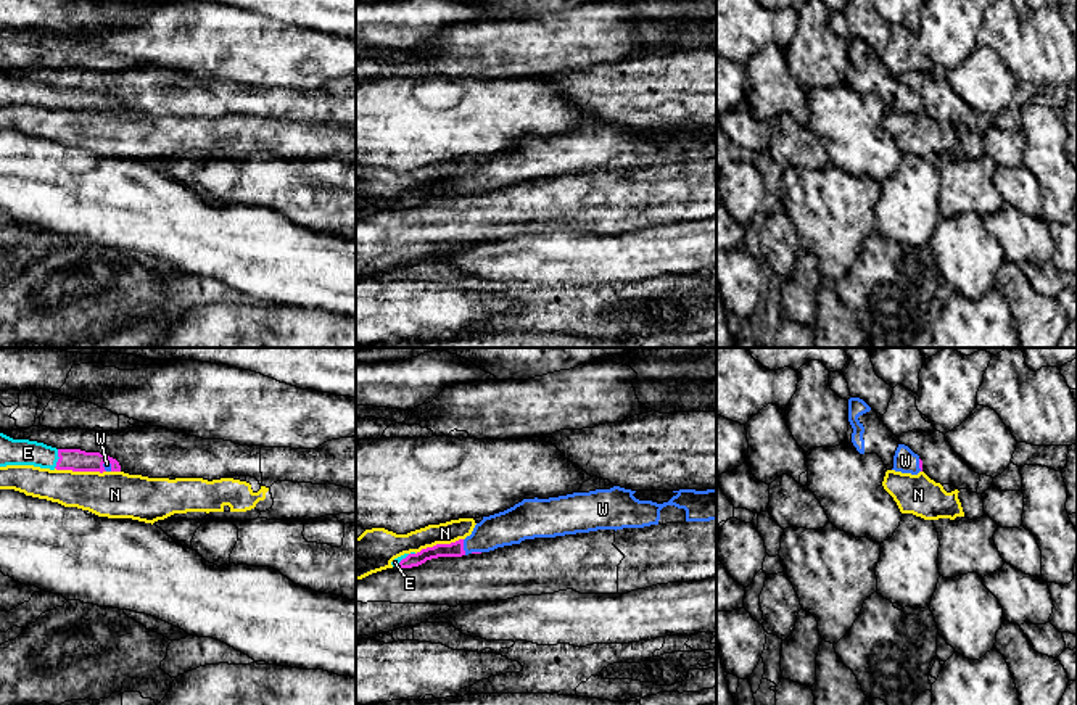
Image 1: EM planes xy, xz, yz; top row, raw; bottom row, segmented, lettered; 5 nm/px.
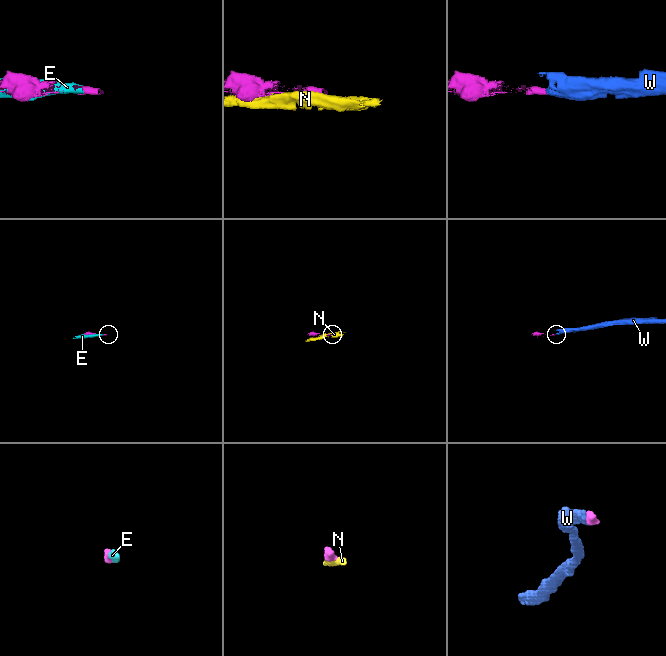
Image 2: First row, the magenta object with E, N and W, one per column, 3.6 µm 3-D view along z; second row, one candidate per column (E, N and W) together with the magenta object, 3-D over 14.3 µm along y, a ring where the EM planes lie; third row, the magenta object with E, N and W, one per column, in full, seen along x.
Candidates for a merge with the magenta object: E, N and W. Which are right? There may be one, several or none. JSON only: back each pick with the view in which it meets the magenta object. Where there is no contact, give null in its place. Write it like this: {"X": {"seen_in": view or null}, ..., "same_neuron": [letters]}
{"E": {"seen_in": "xy"}, "W": {"seen_in": "xz"}, "same_neuron": ["E", "W"]}

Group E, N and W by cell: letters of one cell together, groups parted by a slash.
E W / N

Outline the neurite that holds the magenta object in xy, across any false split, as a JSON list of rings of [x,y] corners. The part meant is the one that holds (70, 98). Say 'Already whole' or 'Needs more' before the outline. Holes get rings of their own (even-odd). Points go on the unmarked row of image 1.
Needs more. [[[0,72],[0,106],[34,105],[50,109],[121,111],[116,98],[80,89],[56,89],[29,79],[13,79]]]

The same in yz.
Needs more. [[[848,39],[848,87],[860,93],[877,93],[887,109],[918,114],[922,111],[922,100],[908,85],[902,84],[863,39]]]

